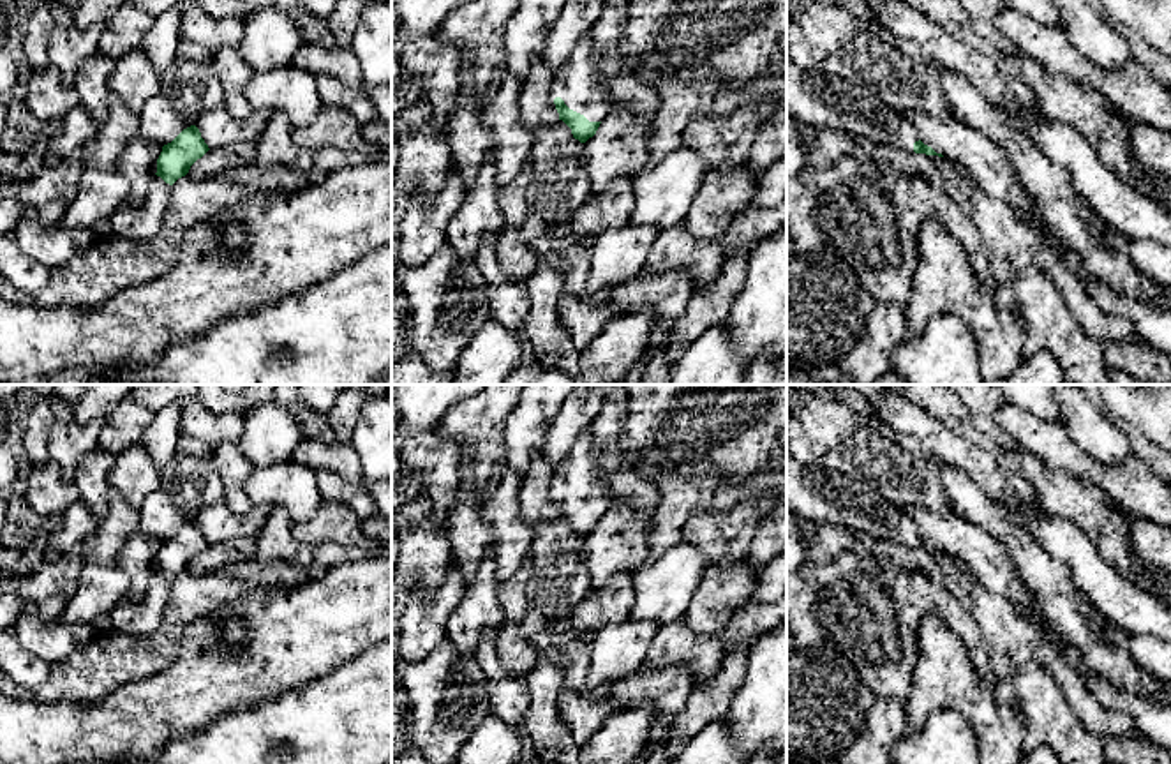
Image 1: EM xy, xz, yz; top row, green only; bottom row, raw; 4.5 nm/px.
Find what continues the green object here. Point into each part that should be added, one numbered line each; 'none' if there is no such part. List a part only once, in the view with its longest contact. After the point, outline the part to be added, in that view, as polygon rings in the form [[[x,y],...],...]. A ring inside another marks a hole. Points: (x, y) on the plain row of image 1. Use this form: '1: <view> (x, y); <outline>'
1: xz (582, 484); [[[584,431],[573,443],[570,453],[552,475],[552,492],[561,492],[564,499],[584,510],[589,517],[601,517],[610,506],[608,473],[596,466],[593,457],[593,436]]]

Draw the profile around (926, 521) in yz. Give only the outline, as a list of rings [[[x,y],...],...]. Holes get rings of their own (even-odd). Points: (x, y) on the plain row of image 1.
[[[901,508],[919,535],[936,549],[961,559],[989,593],[1005,596],[1018,610],[1039,605],[1033,591],[1019,579],[1005,547],[977,526],[926,508]]]

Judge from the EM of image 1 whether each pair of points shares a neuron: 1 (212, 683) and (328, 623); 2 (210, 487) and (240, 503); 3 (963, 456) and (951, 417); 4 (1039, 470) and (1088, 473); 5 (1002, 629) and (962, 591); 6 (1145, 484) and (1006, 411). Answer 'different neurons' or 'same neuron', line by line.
1: same neuron
2: different neurons
3: different neurons
4: different neurons
5: same neuron
6: same neuron

